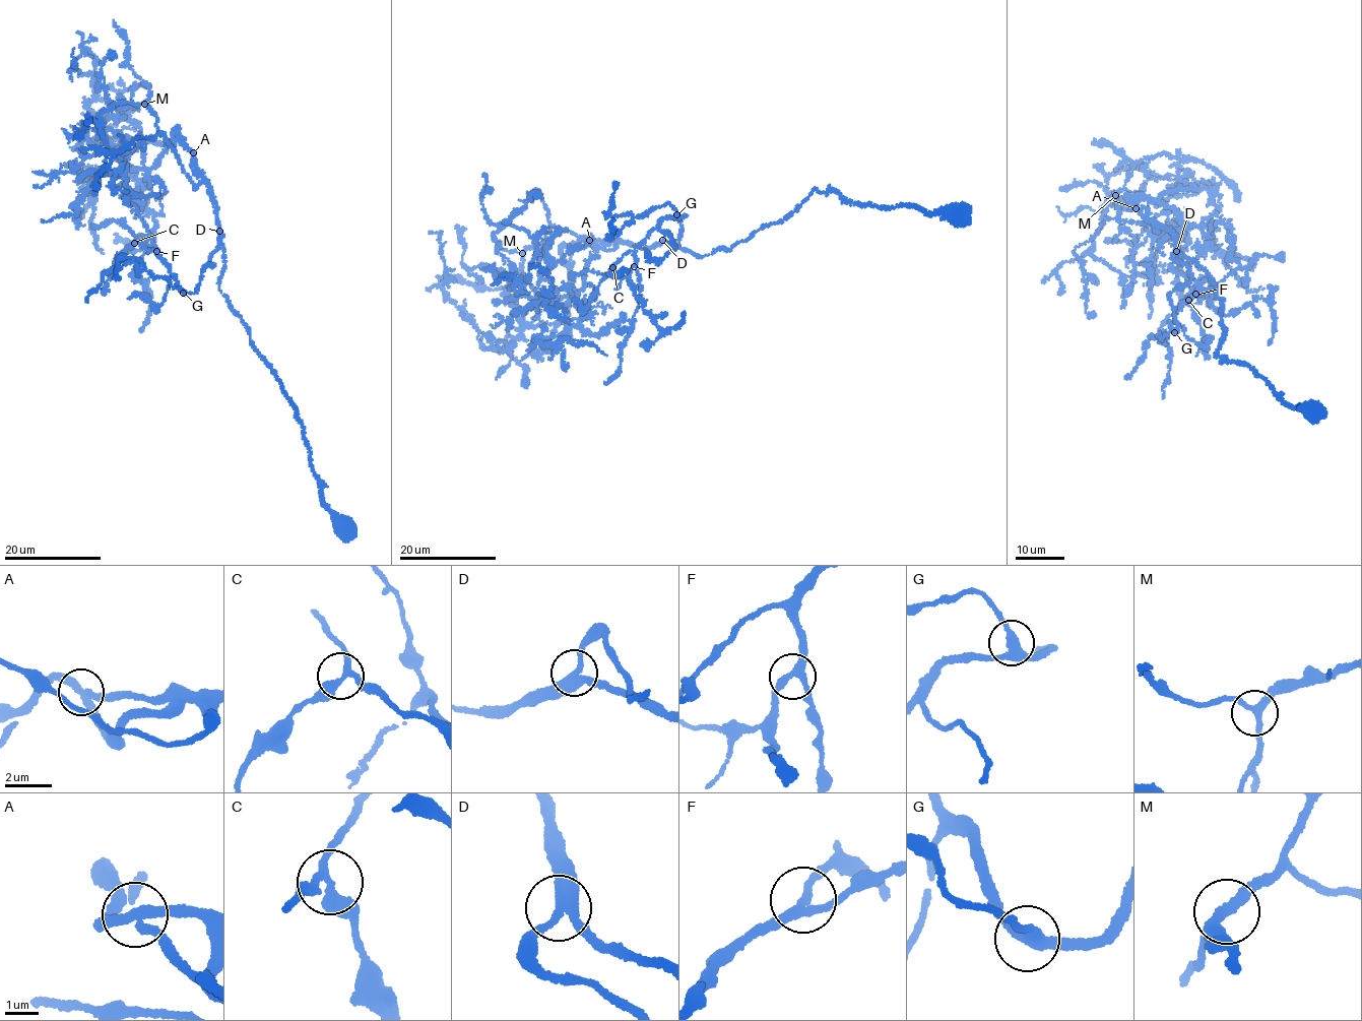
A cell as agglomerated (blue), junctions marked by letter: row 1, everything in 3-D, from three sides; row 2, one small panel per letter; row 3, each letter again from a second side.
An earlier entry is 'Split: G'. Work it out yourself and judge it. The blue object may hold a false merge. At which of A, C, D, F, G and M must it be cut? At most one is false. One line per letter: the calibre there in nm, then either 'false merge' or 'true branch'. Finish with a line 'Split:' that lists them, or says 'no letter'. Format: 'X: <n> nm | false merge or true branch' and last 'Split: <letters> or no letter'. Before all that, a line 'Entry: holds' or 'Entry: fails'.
Entry: fails
A: 280 nm | true branch
C: 280 nm | true branch
D: 280 nm | true branch
F: 280 nm | true branch
G: 300 nm | true branch
M: 260 nm | true branch
Split: no letter

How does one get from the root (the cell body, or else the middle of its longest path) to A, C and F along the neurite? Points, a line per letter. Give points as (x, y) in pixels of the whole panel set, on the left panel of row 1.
A: (343, 530), (324, 506), (294, 405), (218, 285), (224, 263), (218, 222), (192, 152)
C: (343, 530), (324, 506), (294, 405), (218, 285), (220, 234), (213, 265), (188, 294), (163, 259), (134, 243)
F: (343, 530), (324, 506), (294, 405), (218, 285), (220, 234), (213, 265), (192, 293), (182, 292), (156, 251)

